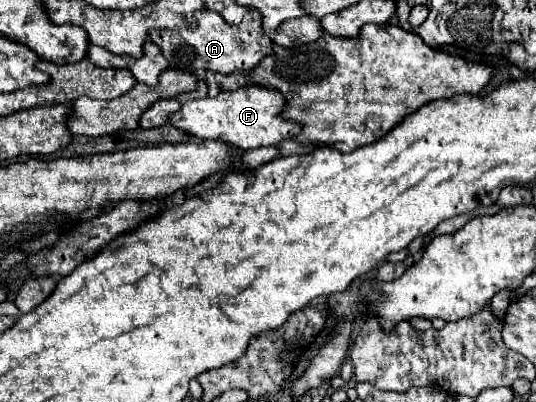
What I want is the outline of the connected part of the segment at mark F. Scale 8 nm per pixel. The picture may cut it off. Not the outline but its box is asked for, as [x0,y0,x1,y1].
[169,87,299,151]

